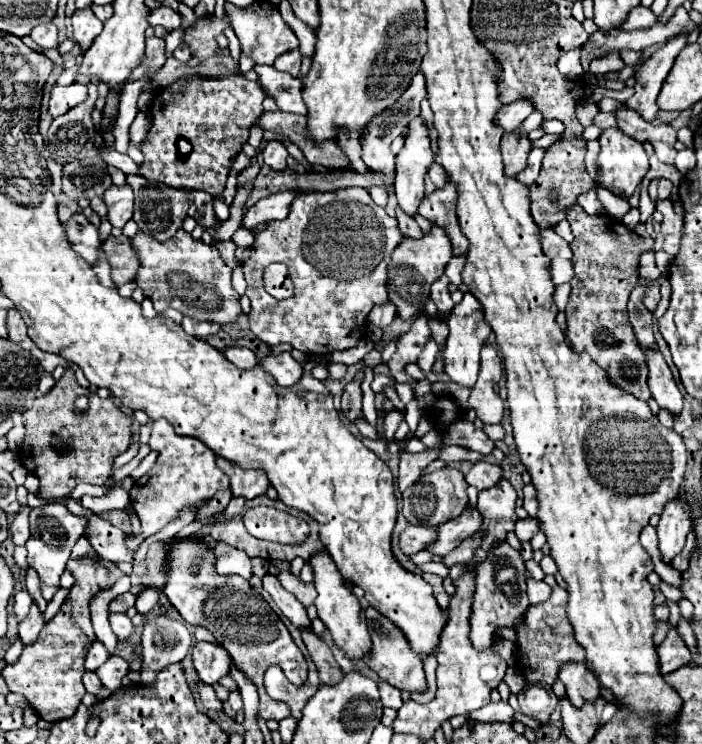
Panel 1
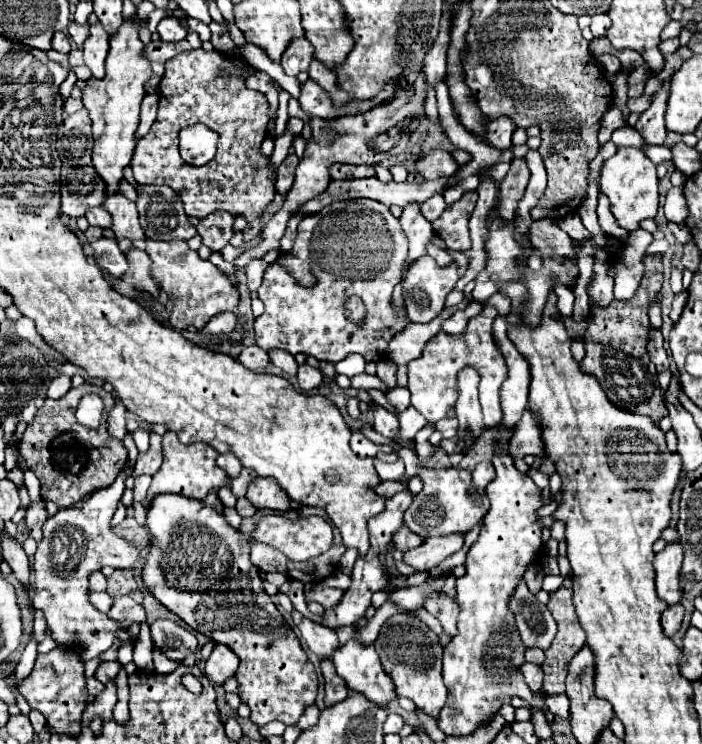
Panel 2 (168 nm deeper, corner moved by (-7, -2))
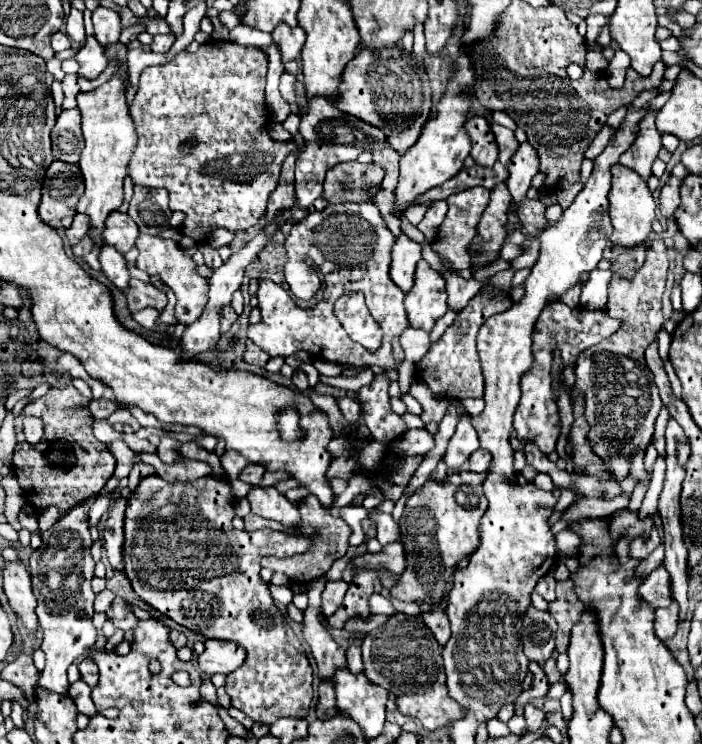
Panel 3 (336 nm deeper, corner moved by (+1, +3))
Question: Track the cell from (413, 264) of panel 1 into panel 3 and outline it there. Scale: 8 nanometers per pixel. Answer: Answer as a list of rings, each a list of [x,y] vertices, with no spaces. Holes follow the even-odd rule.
[[[419,260],[415,272],[415,286],[405,296],[409,324],[431,332],[433,324],[447,312],[445,278],[433,270],[427,260]]]

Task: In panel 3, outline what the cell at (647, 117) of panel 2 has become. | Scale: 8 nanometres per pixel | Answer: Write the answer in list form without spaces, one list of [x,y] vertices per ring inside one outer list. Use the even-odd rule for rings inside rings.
[[[649,114],[641,122],[639,136],[635,144],[621,156],[621,164],[637,172],[645,182],[651,176],[651,166],[657,160],[657,154],[661,150],[661,134],[655,128],[655,116]]]

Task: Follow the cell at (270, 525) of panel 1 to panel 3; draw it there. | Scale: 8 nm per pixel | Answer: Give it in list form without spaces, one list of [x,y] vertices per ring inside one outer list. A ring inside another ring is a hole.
[[[157,474],[143,478],[131,492],[125,510],[125,576],[129,578],[135,594],[163,616],[197,634],[203,634],[205,638],[233,640],[247,650],[245,664],[226,676],[225,690],[231,696],[233,708],[267,726],[279,718],[307,718],[313,698],[313,670],[299,638],[271,600],[267,582],[261,580],[259,560],[263,556],[286,558],[301,554],[311,546],[311,540],[301,534],[297,536],[273,530],[239,532],[231,524],[233,502],[235,494],[227,480],[199,478],[195,482],[165,482]]]

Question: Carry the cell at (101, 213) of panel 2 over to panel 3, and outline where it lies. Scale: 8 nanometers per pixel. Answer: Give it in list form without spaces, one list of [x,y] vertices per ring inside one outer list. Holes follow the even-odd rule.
[[[75,214],[71,228],[65,230],[65,234],[67,234],[67,238],[69,238],[69,244],[71,244],[71,246],[79,244],[79,242],[83,240],[83,236],[87,234],[87,230],[89,230],[89,218],[83,216],[83,214]]]

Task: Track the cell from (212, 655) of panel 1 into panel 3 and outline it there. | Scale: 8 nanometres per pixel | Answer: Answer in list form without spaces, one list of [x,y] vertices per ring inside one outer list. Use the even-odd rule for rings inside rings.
[[[207,640],[205,650],[199,656],[199,668],[207,674],[229,674],[245,662],[245,648],[231,640]]]

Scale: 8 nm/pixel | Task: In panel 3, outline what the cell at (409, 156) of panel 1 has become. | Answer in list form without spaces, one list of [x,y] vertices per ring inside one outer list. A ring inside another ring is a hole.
[[[399,236],[399,240],[393,246],[393,262],[391,262],[391,280],[407,292],[413,286],[413,274],[415,264],[421,258],[421,246],[417,242],[411,242],[407,236]]]

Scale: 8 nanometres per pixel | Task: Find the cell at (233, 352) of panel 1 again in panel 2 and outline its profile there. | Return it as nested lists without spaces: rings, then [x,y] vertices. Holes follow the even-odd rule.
[[[253,345],[243,349],[243,353],[239,355],[239,361],[251,371],[261,371],[269,363],[269,355],[265,349],[259,349],[257,345]]]

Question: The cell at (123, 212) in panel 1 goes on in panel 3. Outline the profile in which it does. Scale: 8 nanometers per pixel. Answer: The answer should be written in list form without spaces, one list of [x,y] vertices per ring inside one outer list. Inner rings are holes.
[[[113,212],[107,218],[105,230],[103,230],[105,244],[117,248],[121,254],[127,254],[135,246],[137,234],[139,234],[137,224],[127,214],[121,214],[121,212]]]

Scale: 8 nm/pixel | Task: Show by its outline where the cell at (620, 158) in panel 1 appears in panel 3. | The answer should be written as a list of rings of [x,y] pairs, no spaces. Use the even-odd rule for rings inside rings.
[[[617,164],[613,168],[613,186],[609,192],[609,202],[611,202],[611,222],[613,222],[613,234],[611,242],[613,246],[623,246],[623,248],[635,248],[647,242],[651,234],[651,224],[657,220],[655,214],[655,200],[647,188],[647,184],[641,180],[639,174],[631,172],[629,168],[623,168]]]

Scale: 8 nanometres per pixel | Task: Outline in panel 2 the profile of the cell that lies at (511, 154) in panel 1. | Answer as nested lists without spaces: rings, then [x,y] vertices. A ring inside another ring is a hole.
[[[513,159],[507,177],[499,185],[499,215],[503,221],[511,221],[517,211],[517,201],[523,197],[523,191],[529,181],[529,167],[525,159]]]

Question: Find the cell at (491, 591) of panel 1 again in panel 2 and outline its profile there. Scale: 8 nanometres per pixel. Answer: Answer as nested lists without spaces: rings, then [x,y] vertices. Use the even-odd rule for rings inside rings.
[[[519,581],[509,605],[515,615],[515,625],[521,627],[523,643],[527,647],[547,649],[555,637],[557,625],[547,605],[535,599],[535,595],[527,589],[525,581]]]

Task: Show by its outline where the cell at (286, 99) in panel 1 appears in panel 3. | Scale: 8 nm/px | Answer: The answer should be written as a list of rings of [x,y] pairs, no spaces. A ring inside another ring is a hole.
[[[399,46],[383,48],[379,52],[361,48],[343,72],[341,90],[345,90],[345,96],[335,102],[335,106],[349,116],[381,128],[389,146],[393,146],[399,154],[407,152],[407,148],[415,144],[423,124],[431,114],[431,86],[423,68],[423,60],[417,60]]]

